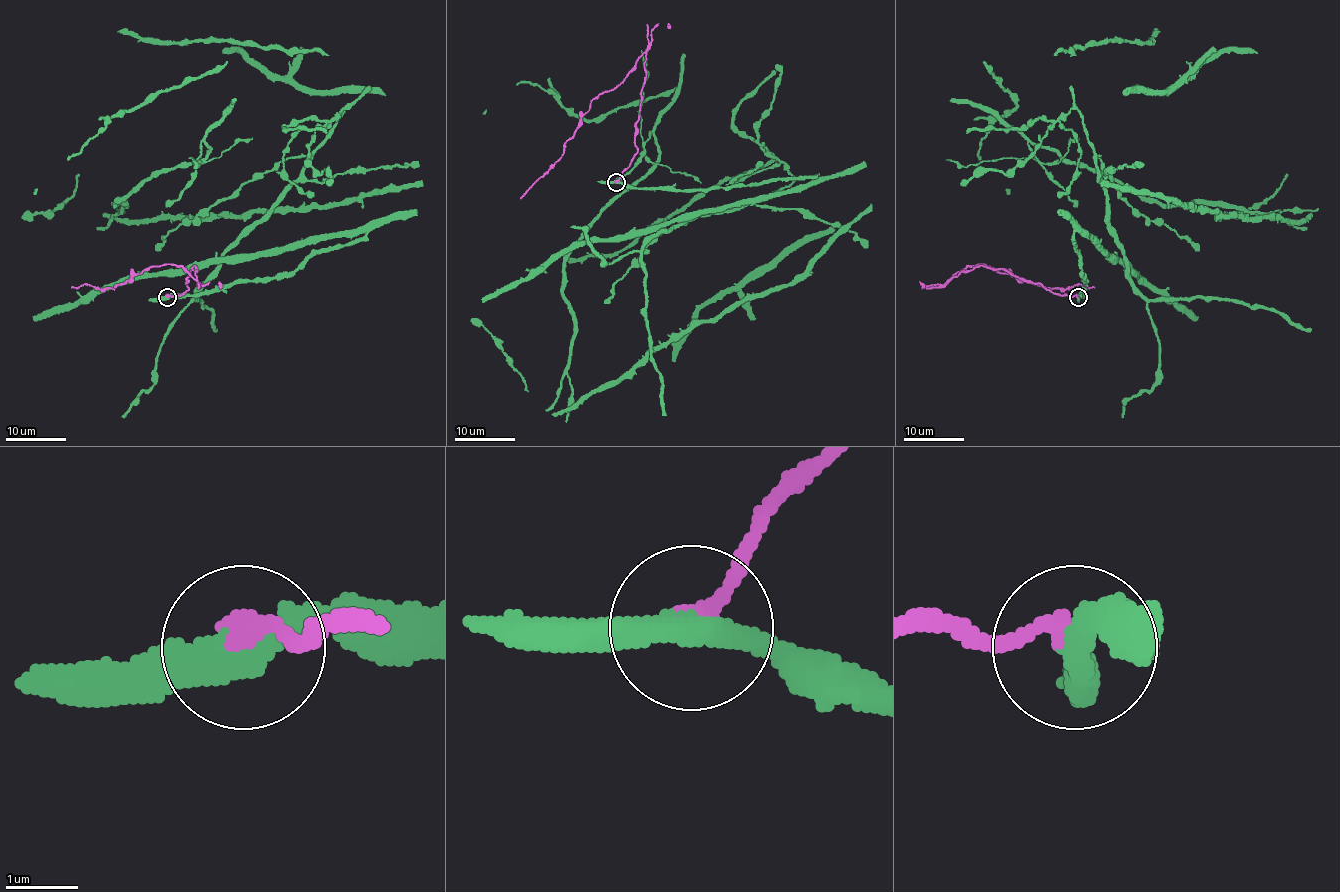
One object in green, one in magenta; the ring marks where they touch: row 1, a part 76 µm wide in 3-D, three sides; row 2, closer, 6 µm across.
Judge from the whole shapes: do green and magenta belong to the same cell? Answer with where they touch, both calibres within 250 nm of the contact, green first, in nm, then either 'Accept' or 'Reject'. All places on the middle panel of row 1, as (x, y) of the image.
Place: (616, 182). Thickness 400 nm (green) against 320 nm. Reject

